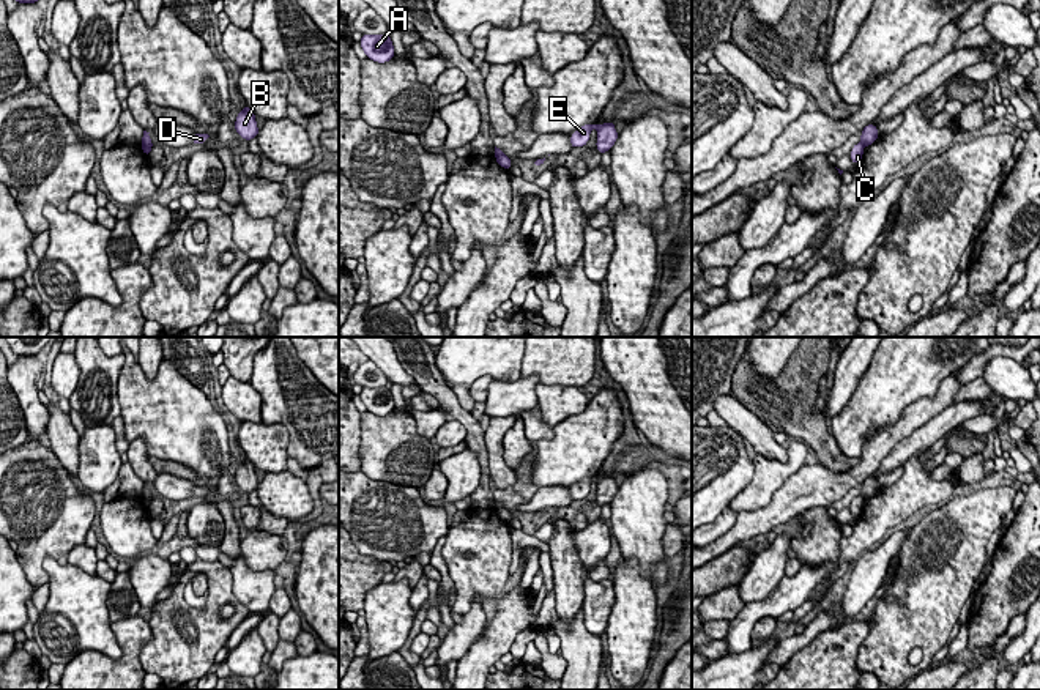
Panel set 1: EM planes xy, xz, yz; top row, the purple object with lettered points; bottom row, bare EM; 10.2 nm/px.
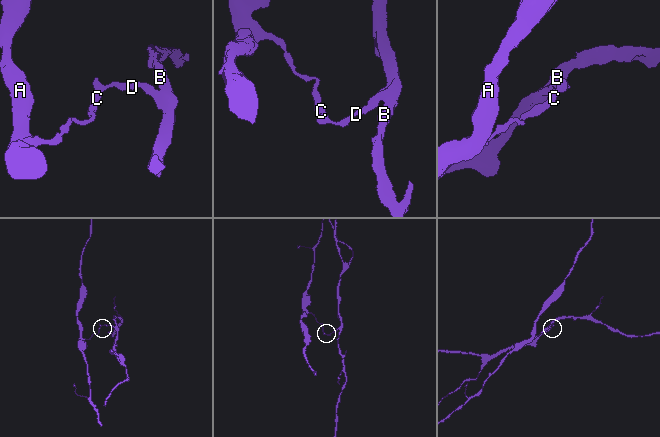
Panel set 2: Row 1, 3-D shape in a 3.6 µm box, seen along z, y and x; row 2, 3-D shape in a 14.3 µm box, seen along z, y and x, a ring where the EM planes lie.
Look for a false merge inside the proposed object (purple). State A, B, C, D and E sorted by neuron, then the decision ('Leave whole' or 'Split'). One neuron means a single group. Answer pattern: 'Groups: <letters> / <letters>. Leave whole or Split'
Groups: A C / B D E. Split

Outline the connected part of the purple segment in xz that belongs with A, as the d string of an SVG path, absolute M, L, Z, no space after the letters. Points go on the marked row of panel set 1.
M362 35L359 46L369 60L386 63L394 58L394 46L391 36L384 35Z

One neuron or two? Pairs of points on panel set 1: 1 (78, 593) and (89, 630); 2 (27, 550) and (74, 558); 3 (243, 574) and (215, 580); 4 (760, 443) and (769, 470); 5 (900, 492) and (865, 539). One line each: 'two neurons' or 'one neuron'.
1: one neuron
2: two neurons
3: two neurons
4: two neurons
5: one neuron

